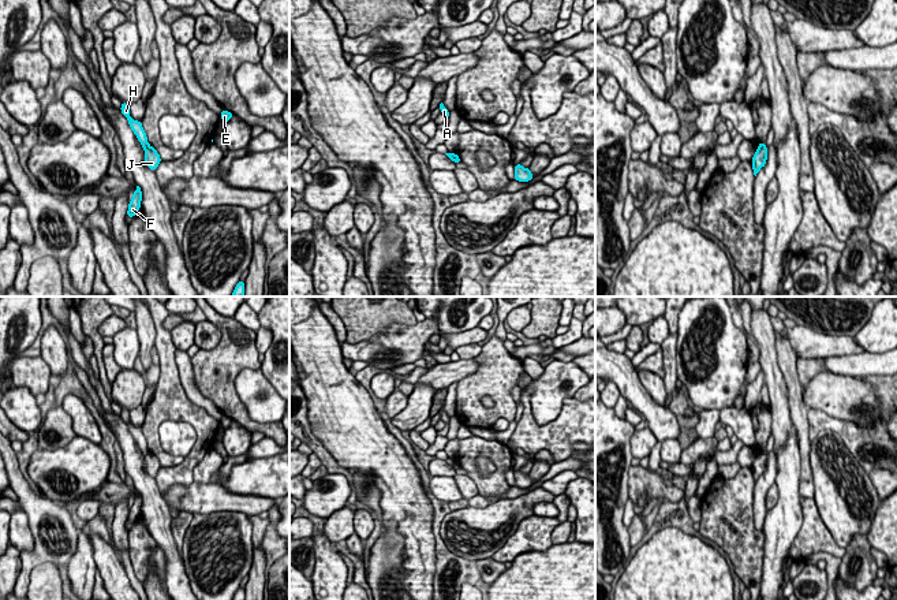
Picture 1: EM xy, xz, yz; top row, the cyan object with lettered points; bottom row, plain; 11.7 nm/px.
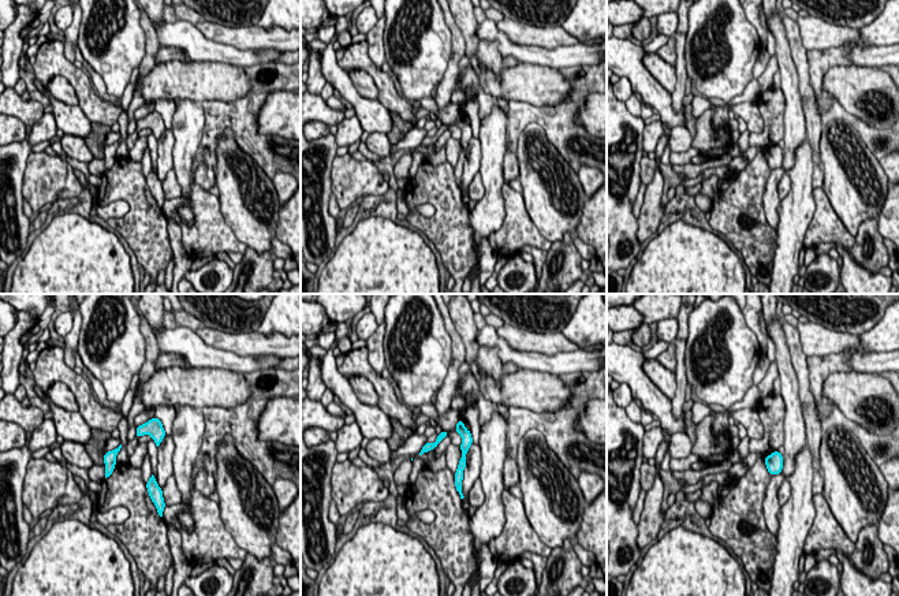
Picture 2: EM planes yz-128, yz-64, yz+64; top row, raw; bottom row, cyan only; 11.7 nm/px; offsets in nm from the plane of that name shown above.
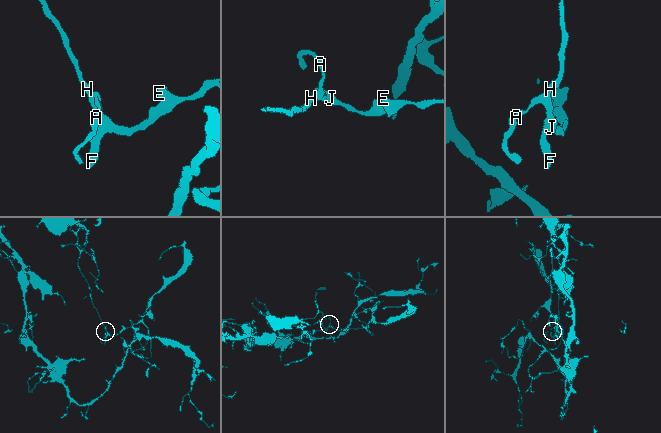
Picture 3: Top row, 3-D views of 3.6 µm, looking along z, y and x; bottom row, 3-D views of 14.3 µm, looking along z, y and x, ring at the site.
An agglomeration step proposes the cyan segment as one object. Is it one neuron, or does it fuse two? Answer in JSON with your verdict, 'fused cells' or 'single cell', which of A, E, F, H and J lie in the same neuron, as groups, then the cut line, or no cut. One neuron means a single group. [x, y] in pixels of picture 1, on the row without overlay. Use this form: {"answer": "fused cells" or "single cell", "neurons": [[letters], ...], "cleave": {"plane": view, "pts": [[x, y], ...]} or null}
{"answer": "fused cells", "neurons": [["A", "H"], ["E", "F", "J"]], "cleave": {"plane": "xy", "pts": [[149, 451], [145, 455]]}}

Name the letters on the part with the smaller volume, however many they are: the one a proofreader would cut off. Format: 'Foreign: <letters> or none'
Foreign: E, F, J

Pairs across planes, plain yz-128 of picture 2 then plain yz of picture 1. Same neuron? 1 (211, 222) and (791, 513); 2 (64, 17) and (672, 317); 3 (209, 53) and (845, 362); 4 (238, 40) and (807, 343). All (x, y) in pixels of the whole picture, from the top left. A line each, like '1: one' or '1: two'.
1: two
2: two
3: one
4: one

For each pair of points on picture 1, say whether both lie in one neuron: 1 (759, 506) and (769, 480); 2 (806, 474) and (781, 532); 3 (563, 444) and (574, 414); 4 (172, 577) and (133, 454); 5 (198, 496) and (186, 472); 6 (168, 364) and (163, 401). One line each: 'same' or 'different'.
1: same
2: different
3: same
4: same
5: different
6: same

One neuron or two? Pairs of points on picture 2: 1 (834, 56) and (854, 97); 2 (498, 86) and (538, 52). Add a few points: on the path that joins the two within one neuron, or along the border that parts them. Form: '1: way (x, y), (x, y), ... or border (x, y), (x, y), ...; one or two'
1: border (853, 64), (832, 66), (823, 78), (821, 89); two
2: border (521, 62), (532, 62), (558, 70); two

